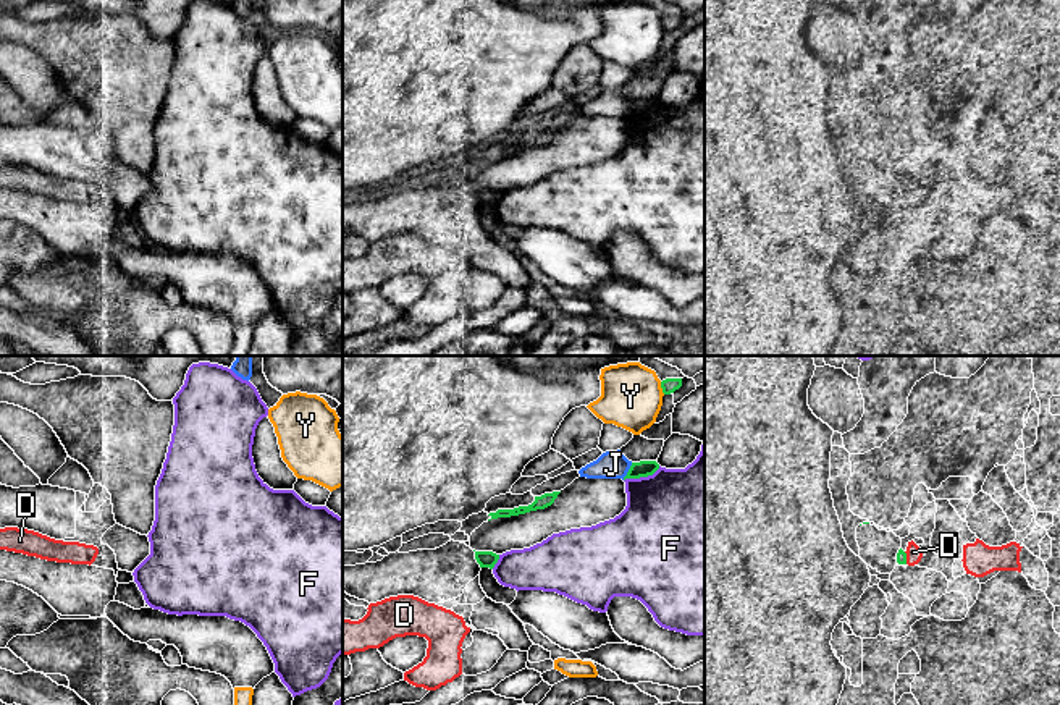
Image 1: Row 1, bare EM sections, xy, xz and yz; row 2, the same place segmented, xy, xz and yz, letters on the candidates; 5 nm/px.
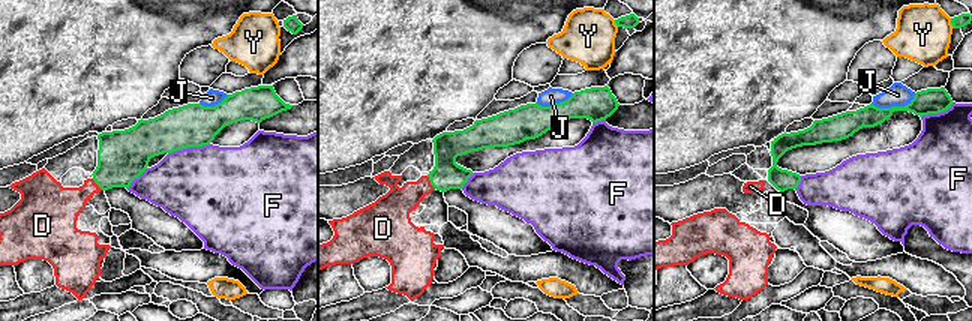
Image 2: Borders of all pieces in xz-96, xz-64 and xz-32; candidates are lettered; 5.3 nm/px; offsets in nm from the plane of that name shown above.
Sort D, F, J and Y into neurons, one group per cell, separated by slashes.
D / F / J / Y

